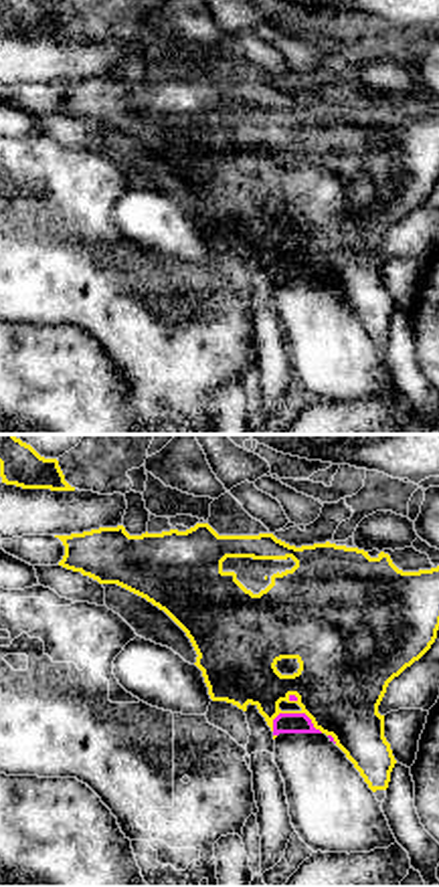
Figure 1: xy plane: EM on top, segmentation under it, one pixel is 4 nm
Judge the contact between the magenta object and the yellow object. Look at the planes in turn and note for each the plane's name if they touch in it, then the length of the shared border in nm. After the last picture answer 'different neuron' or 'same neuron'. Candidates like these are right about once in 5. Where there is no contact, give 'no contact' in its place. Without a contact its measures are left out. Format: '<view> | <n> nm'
xy | 220 nm

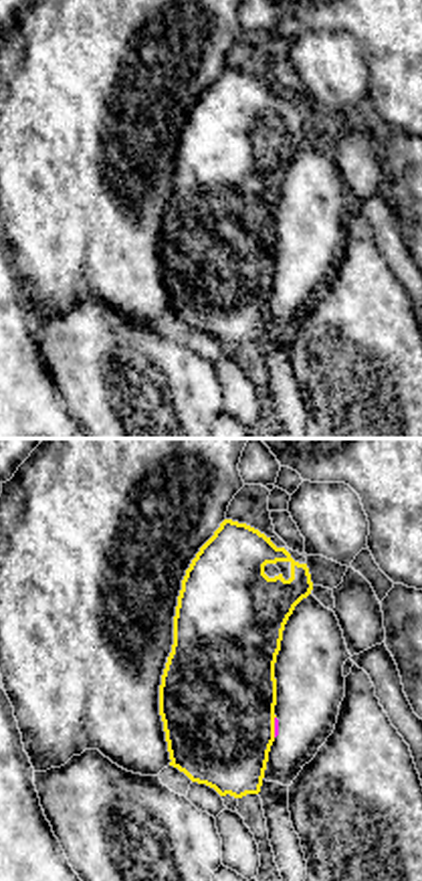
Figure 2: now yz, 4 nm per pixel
yz | 90 nm

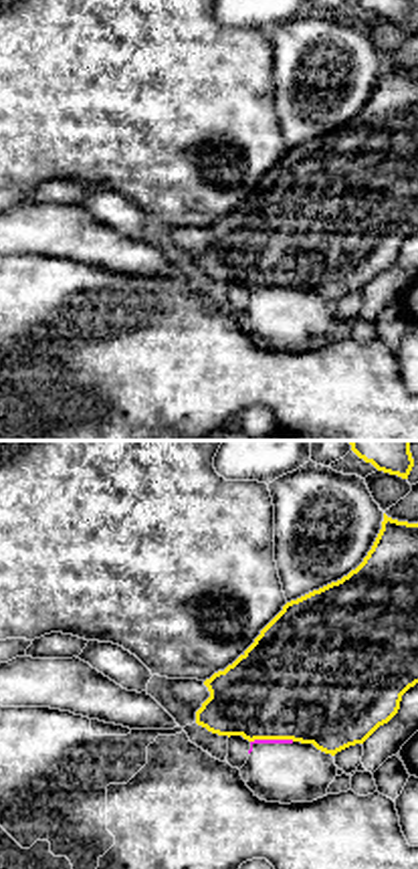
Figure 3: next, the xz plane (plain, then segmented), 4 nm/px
xz | 180 nm

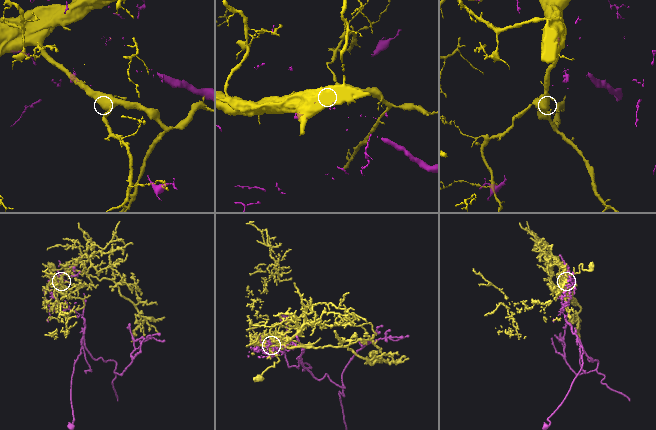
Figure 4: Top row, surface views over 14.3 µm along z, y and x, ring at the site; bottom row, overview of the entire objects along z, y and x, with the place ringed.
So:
different neuron

